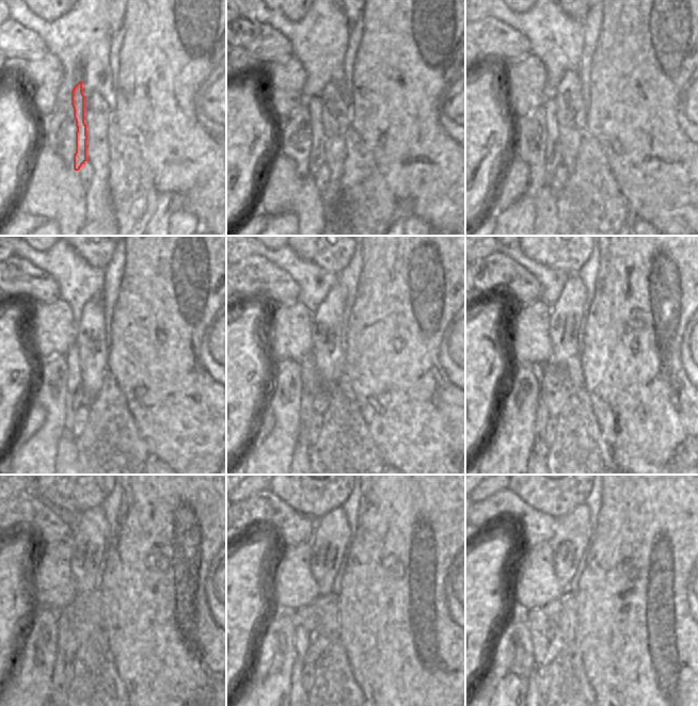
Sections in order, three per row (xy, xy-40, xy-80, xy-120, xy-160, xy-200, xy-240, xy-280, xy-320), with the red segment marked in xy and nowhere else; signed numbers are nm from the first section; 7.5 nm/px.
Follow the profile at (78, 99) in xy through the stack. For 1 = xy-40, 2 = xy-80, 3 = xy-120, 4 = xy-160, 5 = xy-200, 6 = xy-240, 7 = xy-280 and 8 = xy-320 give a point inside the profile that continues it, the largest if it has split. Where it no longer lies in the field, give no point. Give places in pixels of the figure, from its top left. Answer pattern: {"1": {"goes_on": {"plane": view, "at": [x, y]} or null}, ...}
{"1": {"goes_on": {"plane": "xy-40", "at": [316, 158]}}, "2": {"goes_on": {"plane": "xy-80", "at": [553, 158]}}, "3": {"goes_on": {"plane": "xy-120", "at": [75, 397]}}, "4": {"goes_on": {"plane": "xy-160", "at": [311, 378]}}, "5": {"goes_on": {"plane": "xy-200", "at": [540, 447]}}, "6": {"goes_on": {"plane": "xy-240", "at": [60, 688]}}, "7": {"goes_on": {"plane": "xy-280", "at": [298, 691]}}, "8": {"goes_on": {"plane": "xy-320", "at": [533, 691]}}}

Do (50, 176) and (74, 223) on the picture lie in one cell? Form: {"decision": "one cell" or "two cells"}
{"decision": "one cell"}

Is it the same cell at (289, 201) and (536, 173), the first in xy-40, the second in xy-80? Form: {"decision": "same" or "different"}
{"decision": "different"}

